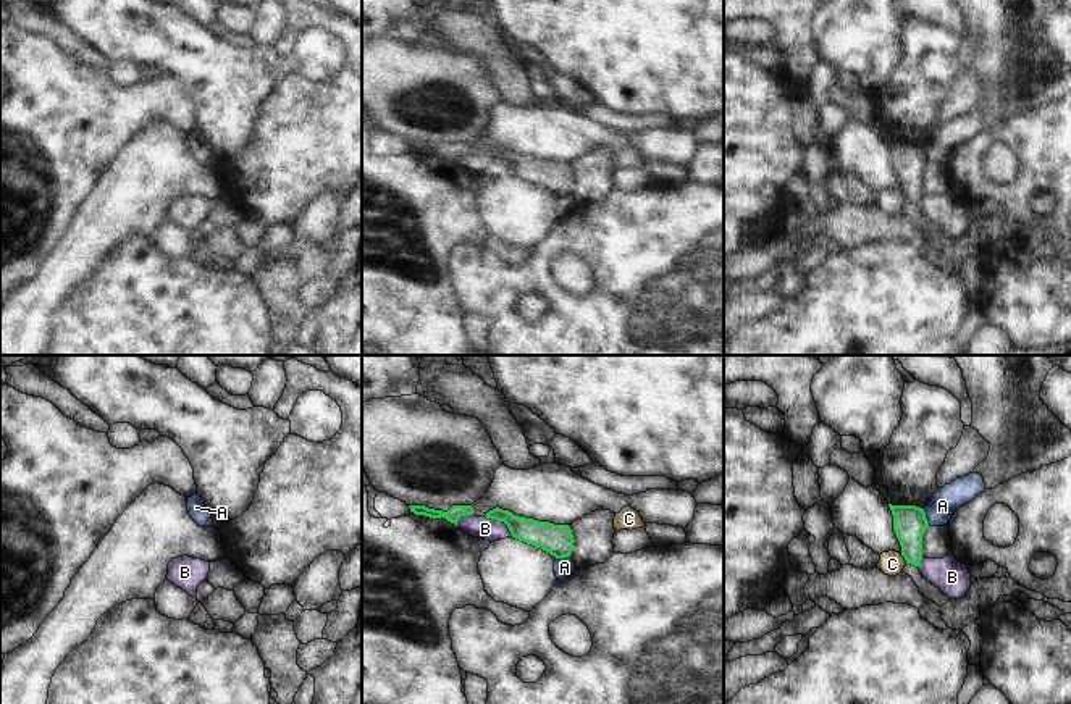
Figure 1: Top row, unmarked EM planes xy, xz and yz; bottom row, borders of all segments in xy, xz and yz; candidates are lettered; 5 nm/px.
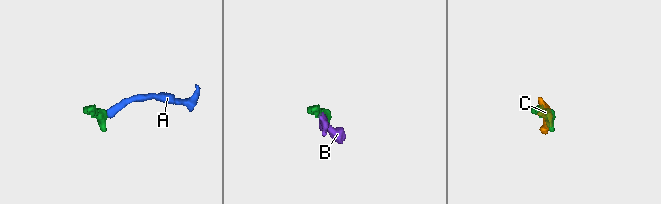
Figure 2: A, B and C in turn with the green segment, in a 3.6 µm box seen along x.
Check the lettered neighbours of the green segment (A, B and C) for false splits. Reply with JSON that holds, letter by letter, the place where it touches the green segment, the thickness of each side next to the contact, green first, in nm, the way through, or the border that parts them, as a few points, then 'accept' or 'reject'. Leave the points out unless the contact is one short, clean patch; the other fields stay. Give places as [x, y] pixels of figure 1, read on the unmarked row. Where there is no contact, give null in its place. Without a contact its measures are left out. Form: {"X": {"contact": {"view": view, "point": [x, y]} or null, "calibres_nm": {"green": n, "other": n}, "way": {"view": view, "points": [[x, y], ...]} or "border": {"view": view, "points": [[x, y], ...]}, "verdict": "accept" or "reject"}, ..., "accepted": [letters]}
{"A": {"contact": {"view": "yz", "point": [924, 155]}, "calibres_nm": {"green": 170, "other": 140}, "border": {"view": "yz", "points": [[923, 147], [929, 162]]}, "verdict": "reject"}, "B": {"contact": {"view": "xz", "point": [501, 159]}, "calibres_nm": {"green": 140, "other": 110}, "verdict": "reject"}, "C": {"contact": {"view": "yz", "point": [905, 197]}, "calibres_nm": {"green": 170, "other": 120}, "border": {"view": "yz", "points": [[900, 192], [907, 201]]}, "verdict": "reject"}, "accepted": []}

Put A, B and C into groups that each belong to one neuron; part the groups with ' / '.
A / B C

